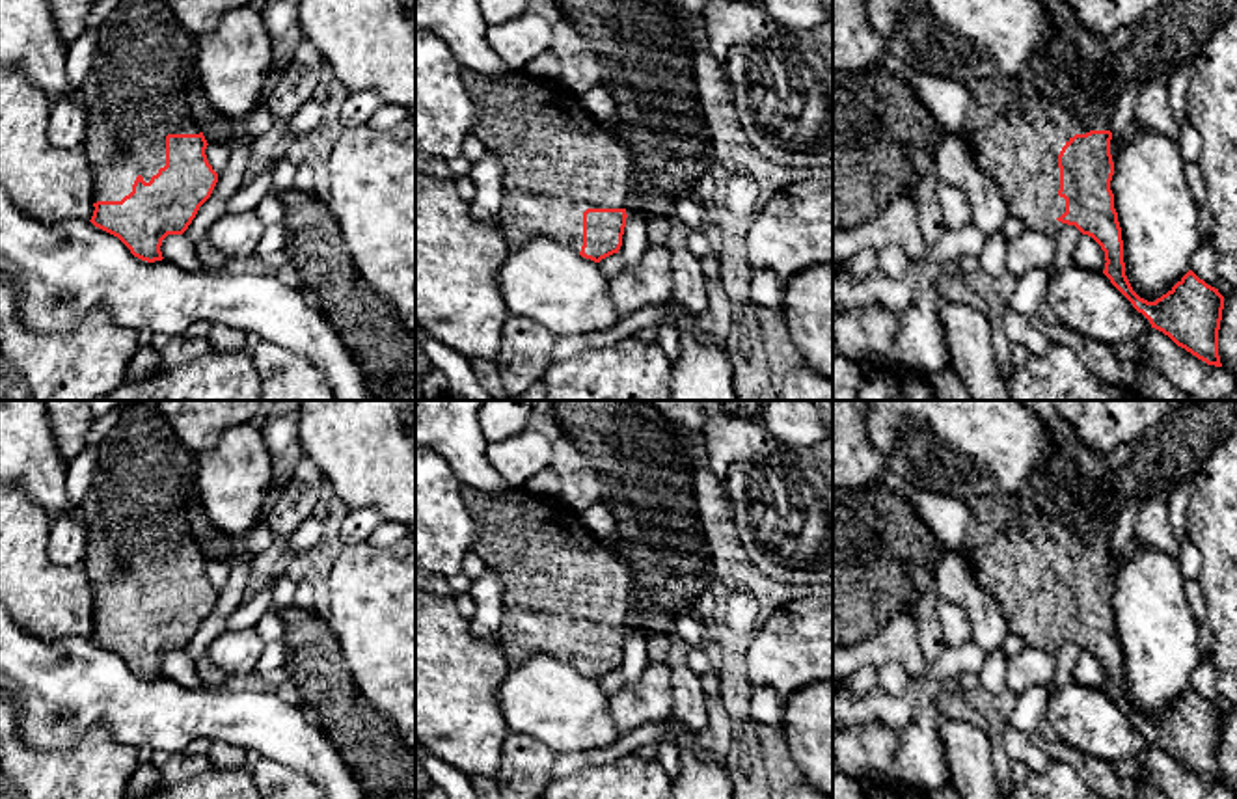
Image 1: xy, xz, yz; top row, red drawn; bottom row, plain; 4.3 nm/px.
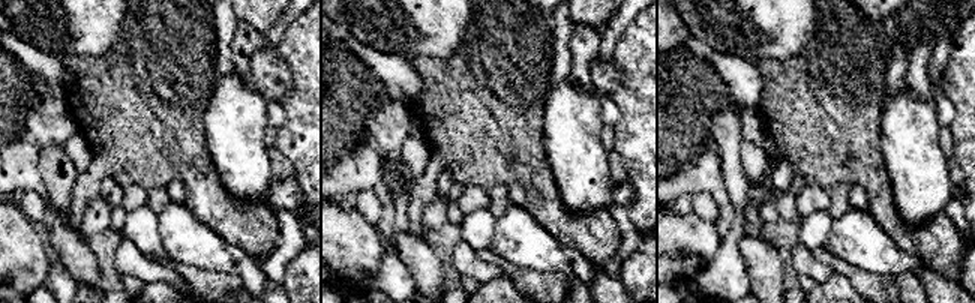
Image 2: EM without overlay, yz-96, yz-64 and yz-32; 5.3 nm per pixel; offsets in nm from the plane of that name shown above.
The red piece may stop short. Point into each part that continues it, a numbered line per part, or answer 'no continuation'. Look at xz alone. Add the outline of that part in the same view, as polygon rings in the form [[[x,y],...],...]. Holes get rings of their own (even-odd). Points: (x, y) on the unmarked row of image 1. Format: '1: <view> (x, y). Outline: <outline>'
1: xz (557, 578). Outline: [[[464,488],[462,497],[479,529],[473,551],[503,581],[503,620],[497,637],[509,667],[546,654],[579,670],[587,626],[626,626],[632,587],[628,566],[598,542],[561,497],[523,488],[503,494]]]

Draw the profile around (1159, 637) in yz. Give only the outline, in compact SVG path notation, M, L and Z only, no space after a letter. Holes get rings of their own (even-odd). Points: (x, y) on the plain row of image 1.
M1133 542L1112 579L1110 607L1121 644L1125 693L1140 715L1155 719L1190 687L1190 674L1203 657L1179 559Z

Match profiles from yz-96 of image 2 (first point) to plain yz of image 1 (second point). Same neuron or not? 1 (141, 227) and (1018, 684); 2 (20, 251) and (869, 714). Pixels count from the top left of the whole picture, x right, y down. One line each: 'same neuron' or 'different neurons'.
1: different neurons
2: same neuron

